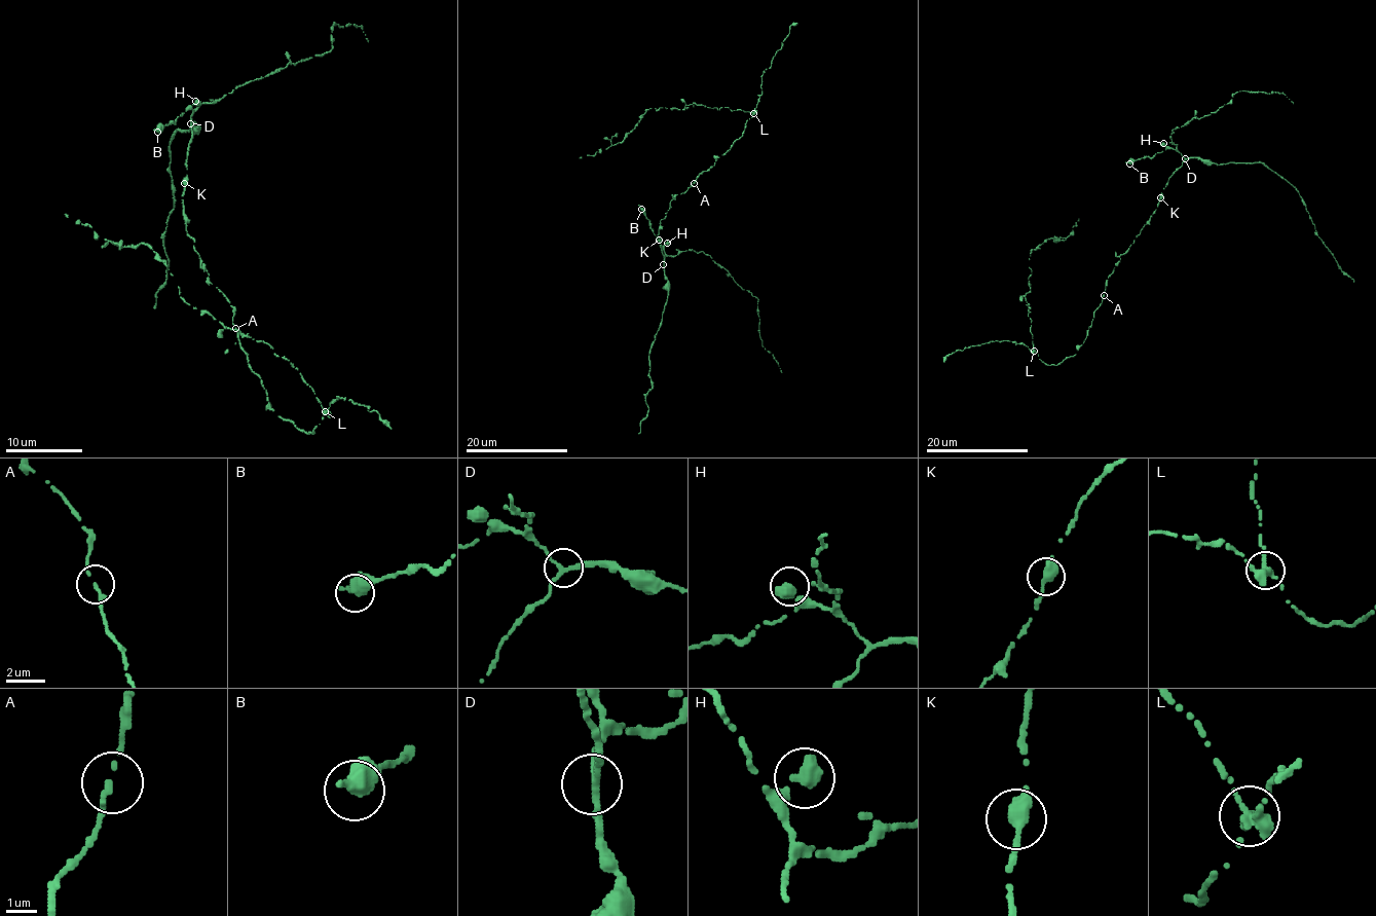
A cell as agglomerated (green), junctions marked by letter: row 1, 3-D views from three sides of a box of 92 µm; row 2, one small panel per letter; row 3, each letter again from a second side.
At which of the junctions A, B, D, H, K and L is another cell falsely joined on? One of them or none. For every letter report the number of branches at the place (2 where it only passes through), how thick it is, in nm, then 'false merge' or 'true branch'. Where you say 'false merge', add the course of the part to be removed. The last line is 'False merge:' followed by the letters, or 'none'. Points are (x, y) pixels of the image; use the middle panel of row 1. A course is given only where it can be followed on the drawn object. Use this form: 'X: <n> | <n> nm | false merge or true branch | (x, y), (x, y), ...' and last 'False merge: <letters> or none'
A: 2 | 180 nm | true branch
B: 1 | 600 nm | true branch
D: 3 | 220 nm | true branch
H: 1 | 550 nm | true branch
K: 1 | 550 nm | true branch
L: 2 | 420 nm | false merge | (753, 113), (695, 103), (683, 109), (647, 109), (621, 142), (579, 157)
False merge: L

